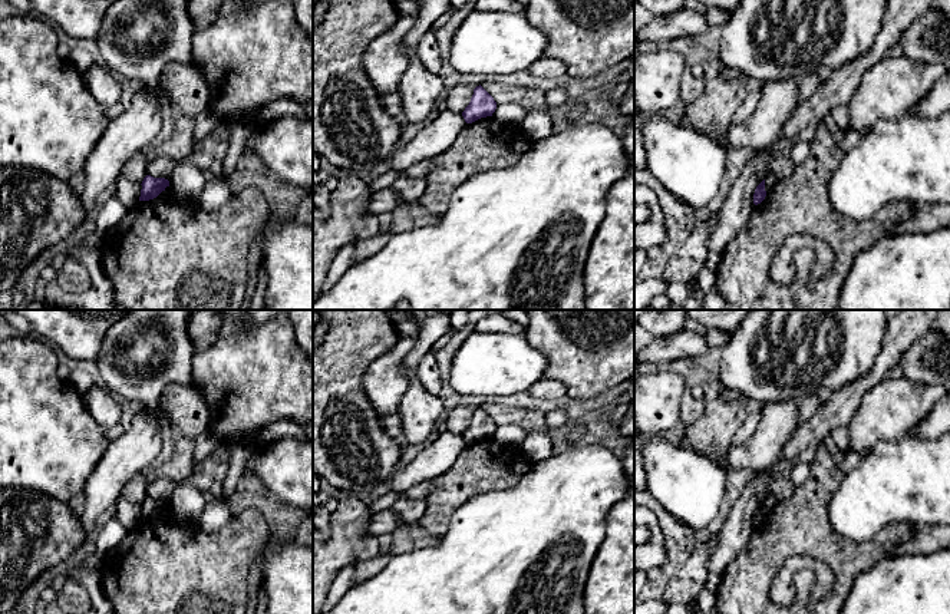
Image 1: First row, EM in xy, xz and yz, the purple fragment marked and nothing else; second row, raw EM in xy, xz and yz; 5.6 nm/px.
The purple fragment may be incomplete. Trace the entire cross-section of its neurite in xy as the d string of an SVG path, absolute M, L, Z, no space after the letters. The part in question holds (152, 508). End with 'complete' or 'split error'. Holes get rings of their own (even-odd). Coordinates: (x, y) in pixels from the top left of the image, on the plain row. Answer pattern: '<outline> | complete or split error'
M146 496L142 502L142 511L139 522L149 522L156 519L166 508L169 508L169 502L165 499L154 499Z | complete

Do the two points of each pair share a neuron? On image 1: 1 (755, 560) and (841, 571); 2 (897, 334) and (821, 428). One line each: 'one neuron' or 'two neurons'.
1: one neuron
2: one neuron

